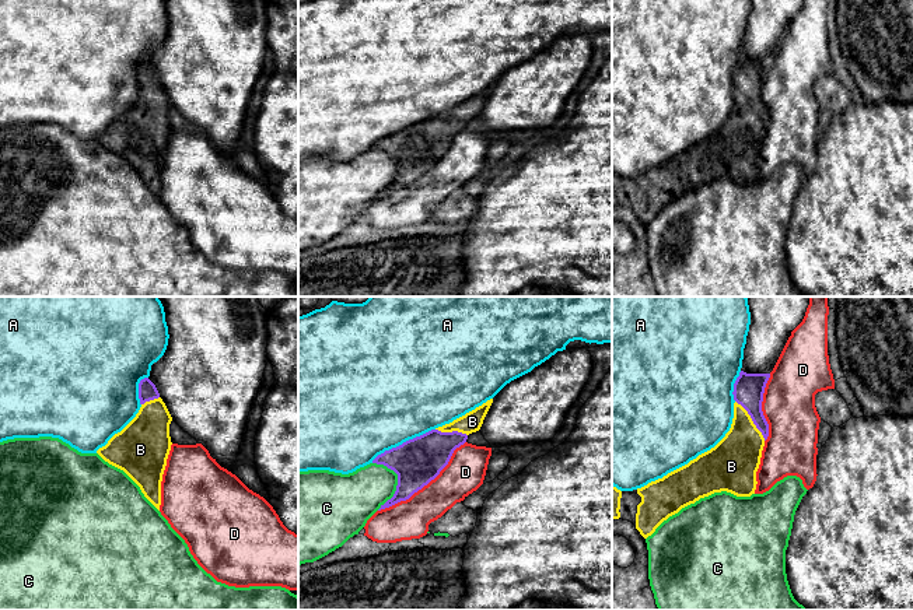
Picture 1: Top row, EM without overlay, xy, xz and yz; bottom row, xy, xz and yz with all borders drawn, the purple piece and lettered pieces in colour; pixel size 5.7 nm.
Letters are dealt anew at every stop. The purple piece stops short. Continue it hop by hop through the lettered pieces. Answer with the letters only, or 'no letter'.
B

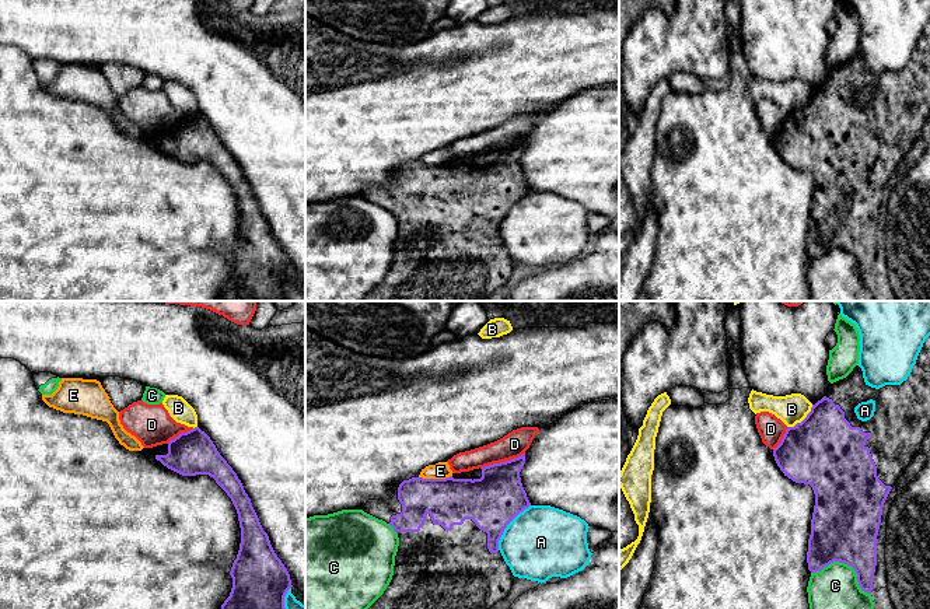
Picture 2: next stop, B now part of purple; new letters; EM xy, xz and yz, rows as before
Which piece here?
no letter

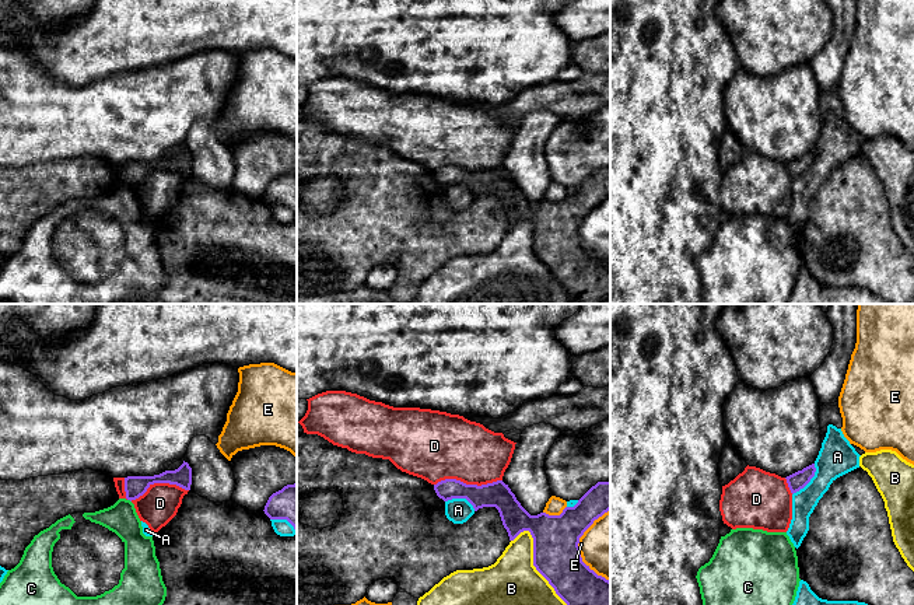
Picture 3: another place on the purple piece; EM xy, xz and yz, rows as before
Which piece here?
no letter

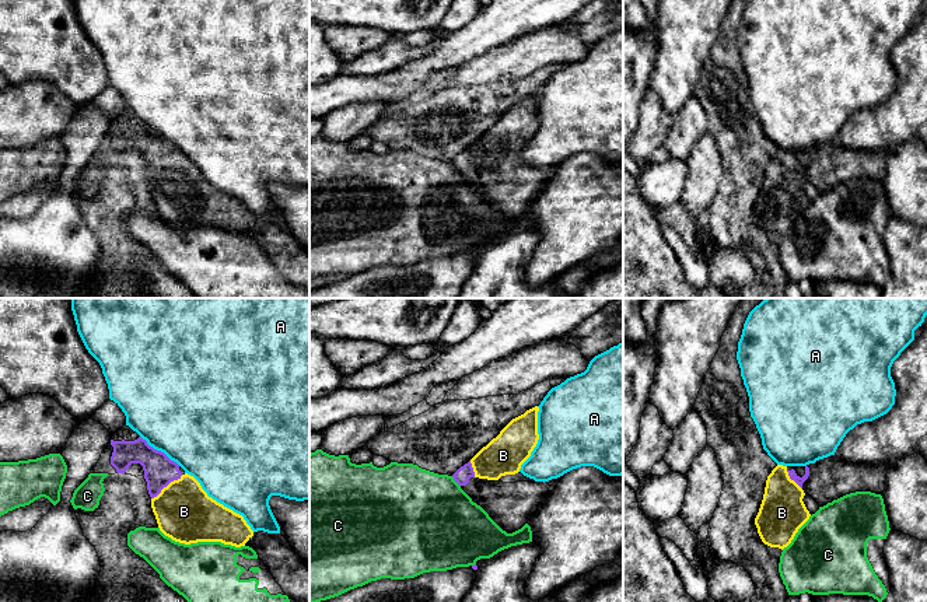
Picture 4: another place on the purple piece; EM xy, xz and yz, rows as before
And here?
B

